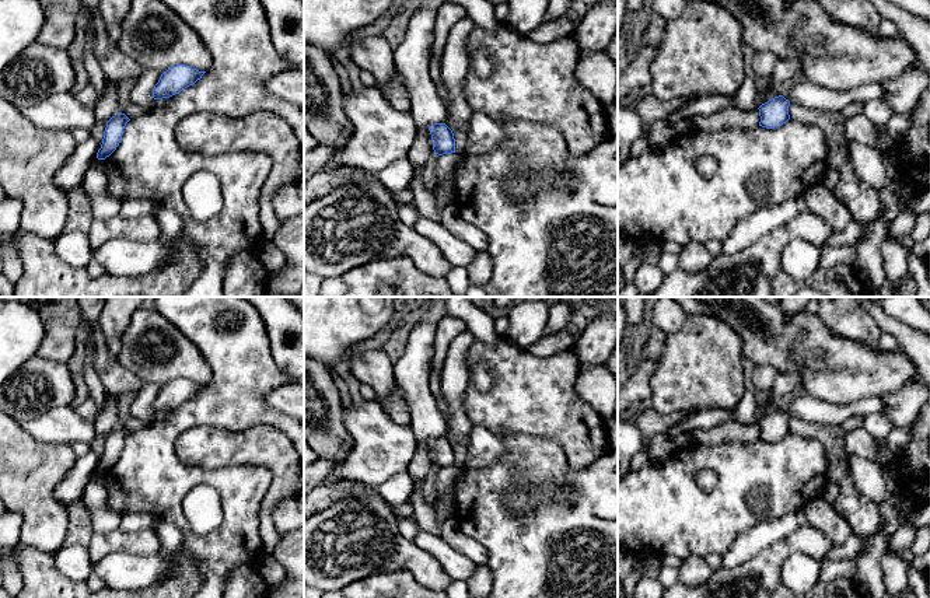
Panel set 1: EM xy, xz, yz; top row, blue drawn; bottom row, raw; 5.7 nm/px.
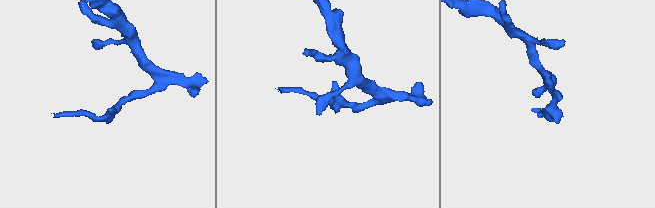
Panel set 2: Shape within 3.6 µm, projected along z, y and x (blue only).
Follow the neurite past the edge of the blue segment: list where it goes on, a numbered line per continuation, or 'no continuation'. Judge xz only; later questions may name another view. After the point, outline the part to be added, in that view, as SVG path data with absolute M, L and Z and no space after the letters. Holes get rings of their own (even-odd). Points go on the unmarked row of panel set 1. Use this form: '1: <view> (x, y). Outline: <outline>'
no continuation

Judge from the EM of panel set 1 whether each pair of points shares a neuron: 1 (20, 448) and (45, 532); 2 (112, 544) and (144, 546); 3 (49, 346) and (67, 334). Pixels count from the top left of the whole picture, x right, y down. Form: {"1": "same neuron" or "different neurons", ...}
{"1": "same neuron", "2": "same neuron", "3": "same neuron"}

